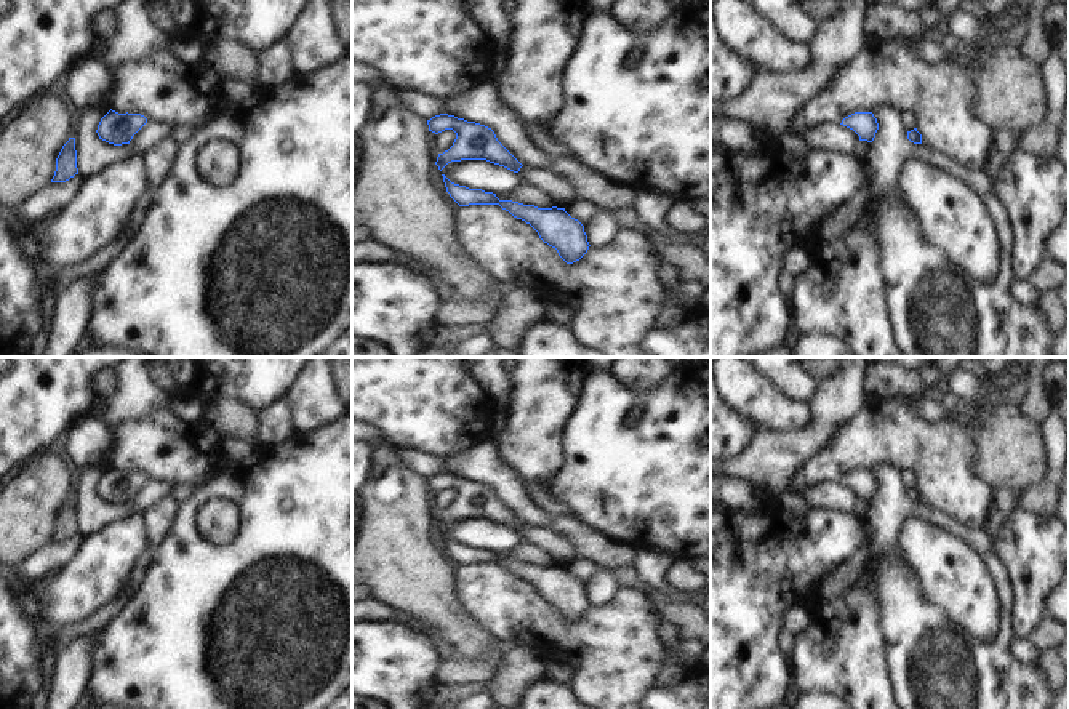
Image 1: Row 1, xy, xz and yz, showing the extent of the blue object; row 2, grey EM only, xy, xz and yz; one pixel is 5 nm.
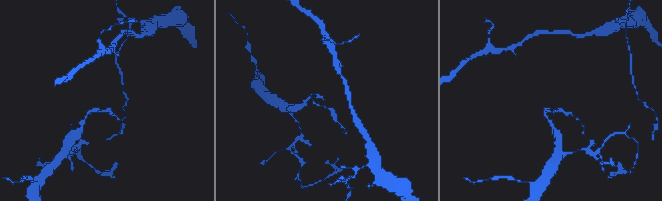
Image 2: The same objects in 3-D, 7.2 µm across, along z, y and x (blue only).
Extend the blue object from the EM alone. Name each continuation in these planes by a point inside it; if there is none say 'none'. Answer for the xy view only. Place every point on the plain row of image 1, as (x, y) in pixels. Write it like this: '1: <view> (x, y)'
none

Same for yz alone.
none

